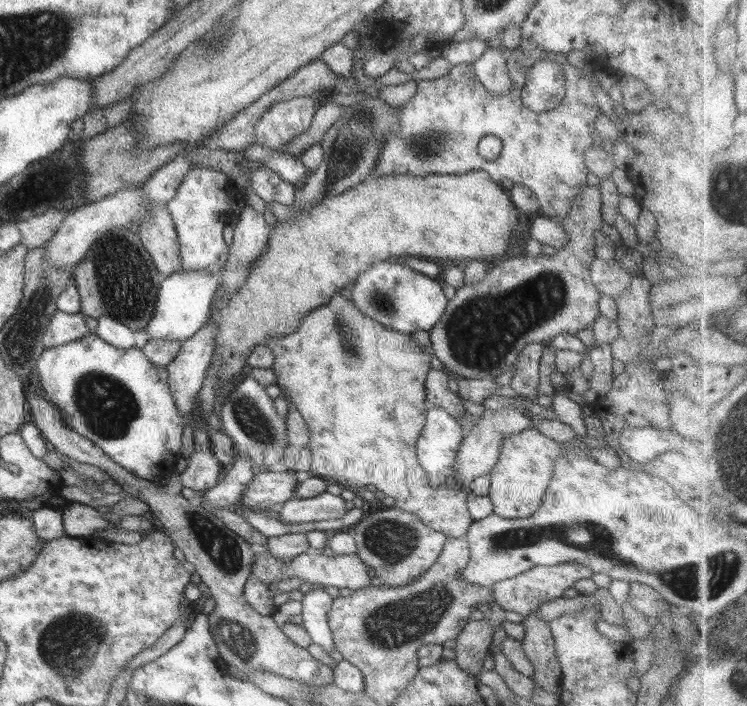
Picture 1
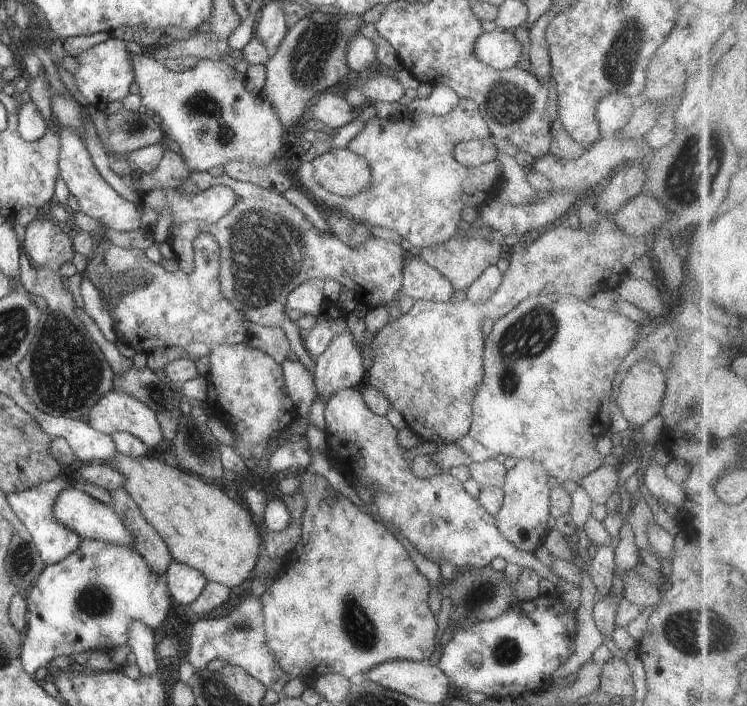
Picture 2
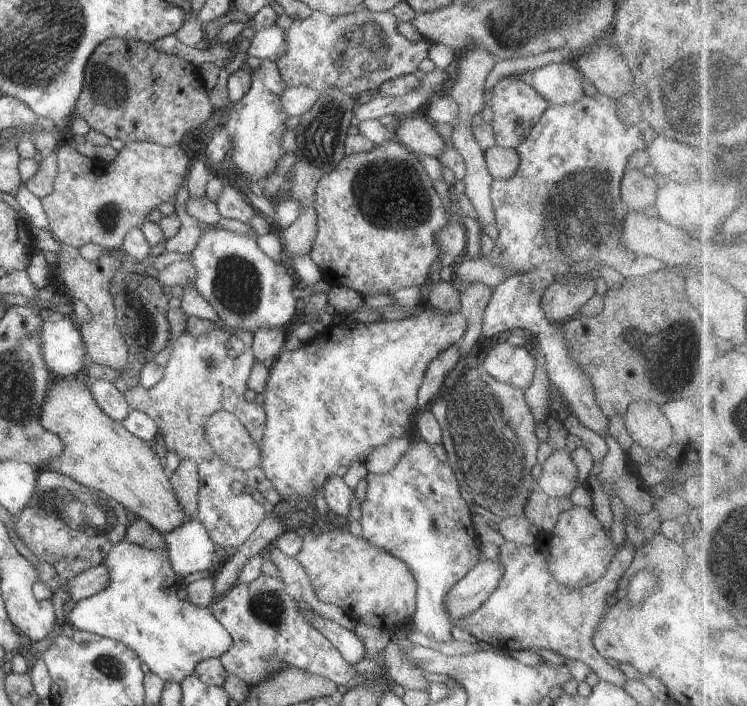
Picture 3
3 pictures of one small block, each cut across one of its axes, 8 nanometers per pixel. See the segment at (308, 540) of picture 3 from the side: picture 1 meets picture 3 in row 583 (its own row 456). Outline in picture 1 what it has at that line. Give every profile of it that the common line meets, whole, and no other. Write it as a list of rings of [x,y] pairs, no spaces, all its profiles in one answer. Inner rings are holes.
[[[340,292],[331,295],[330,302],[328,304],[324,304],[324,306],[318,306],[318,308],[315,308],[314,310],[310,310],[308,314],[304,314],[302,318],[302,323],[296,328],[294,333],[288,334],[284,337],[273,337],[272,339],[269,339],[266,341],[266,346],[270,348],[275,356],[274,363],[272,364],[271,368],[274,373],[276,373],[276,384],[284,390],[284,396],[288,395],[289,399],[288,402],[294,403],[294,406],[296,406],[296,410],[300,411],[300,414],[303,416],[304,422],[306,422],[306,426],[308,426],[308,430],[310,430],[310,442],[307,445],[307,448],[311,452],[311,468],[308,472],[308,475],[321,477],[322,479],[328,480],[330,483],[332,482],[340,482],[342,484],[342,488],[350,488],[354,491],[360,492],[362,491],[363,486],[368,486],[368,484],[372,484],[372,486],[376,487],[376,490],[383,492],[385,496],[391,496],[394,498],[394,507],[398,507],[400,510],[404,510],[406,512],[412,513],[416,515],[416,517],[420,518],[426,526],[432,527],[432,529],[436,531],[440,531],[444,533],[448,537],[454,537],[454,538],[466,538],[467,536],[467,530],[468,527],[472,524],[473,518],[470,516],[470,513],[468,512],[467,508],[467,492],[464,491],[464,488],[459,488],[455,484],[453,485],[447,485],[442,486],[438,488],[434,488],[430,486],[429,482],[427,481],[427,475],[425,474],[425,471],[422,469],[422,466],[420,466],[420,463],[417,460],[416,456],[416,441],[418,440],[418,437],[420,436],[421,430],[423,429],[423,426],[426,424],[426,418],[425,418],[425,412],[428,409],[427,402],[426,402],[426,393],[425,393],[425,380],[428,374],[428,371],[431,369],[430,365],[430,359],[432,357],[432,353],[429,352],[427,354],[426,347],[419,346],[419,342],[412,336],[412,335],[404,335],[399,334],[398,332],[395,332],[394,330],[385,328],[384,326],[381,326],[380,324],[377,324],[375,320],[372,320],[372,318],[368,318],[366,314],[362,314],[360,310],[356,308],[356,305],[354,305],[354,302],[351,300],[346,299]]]

